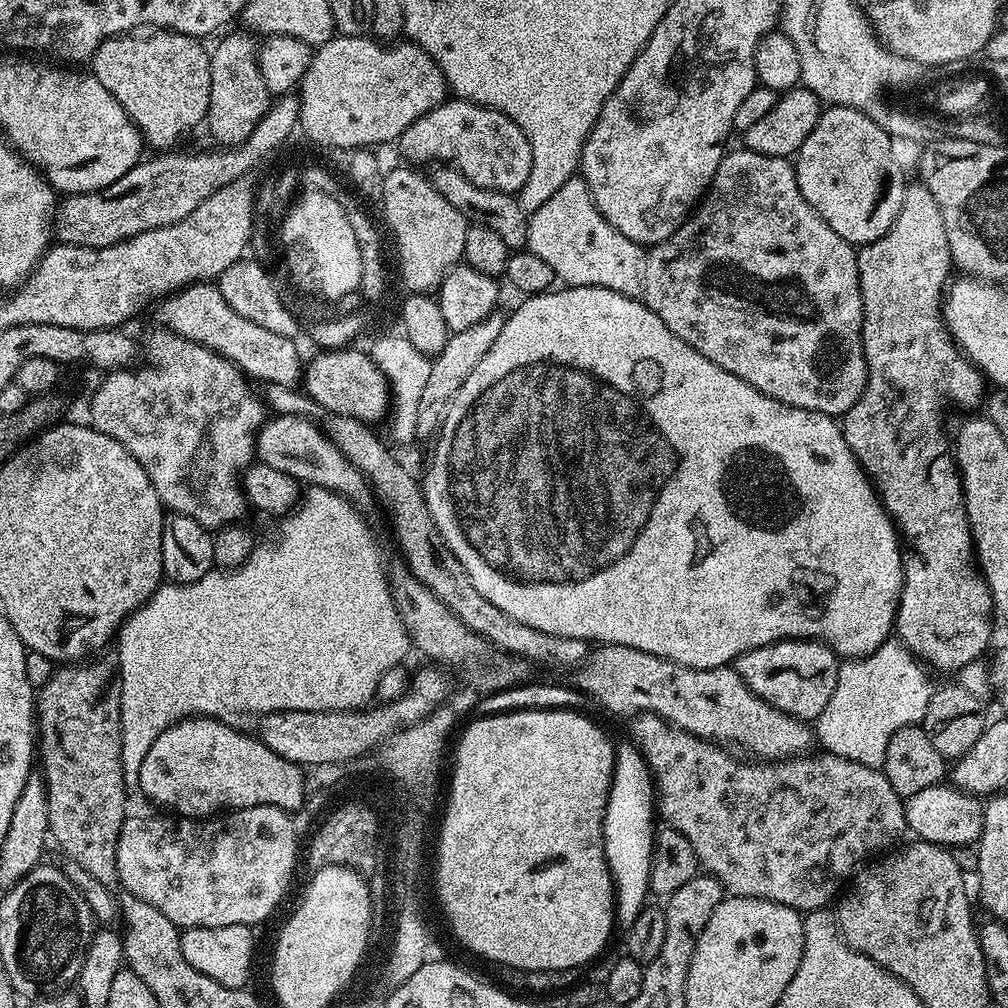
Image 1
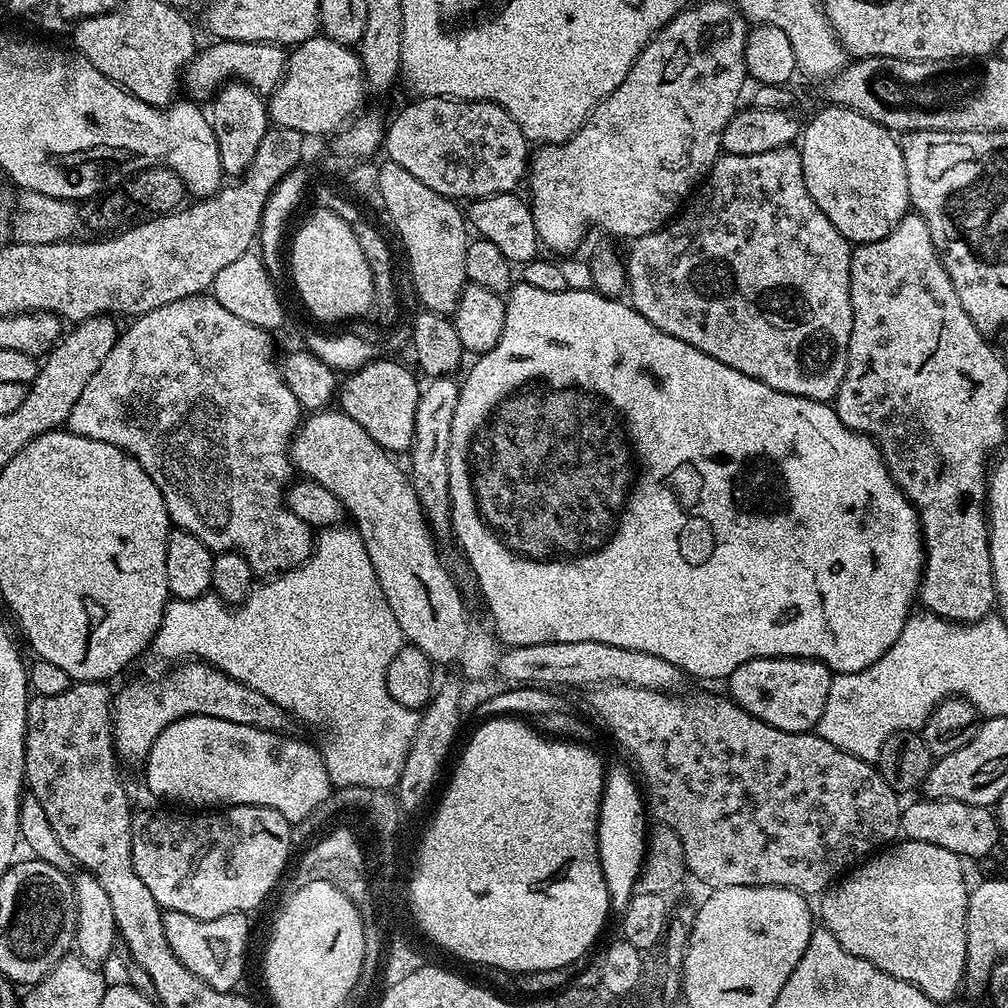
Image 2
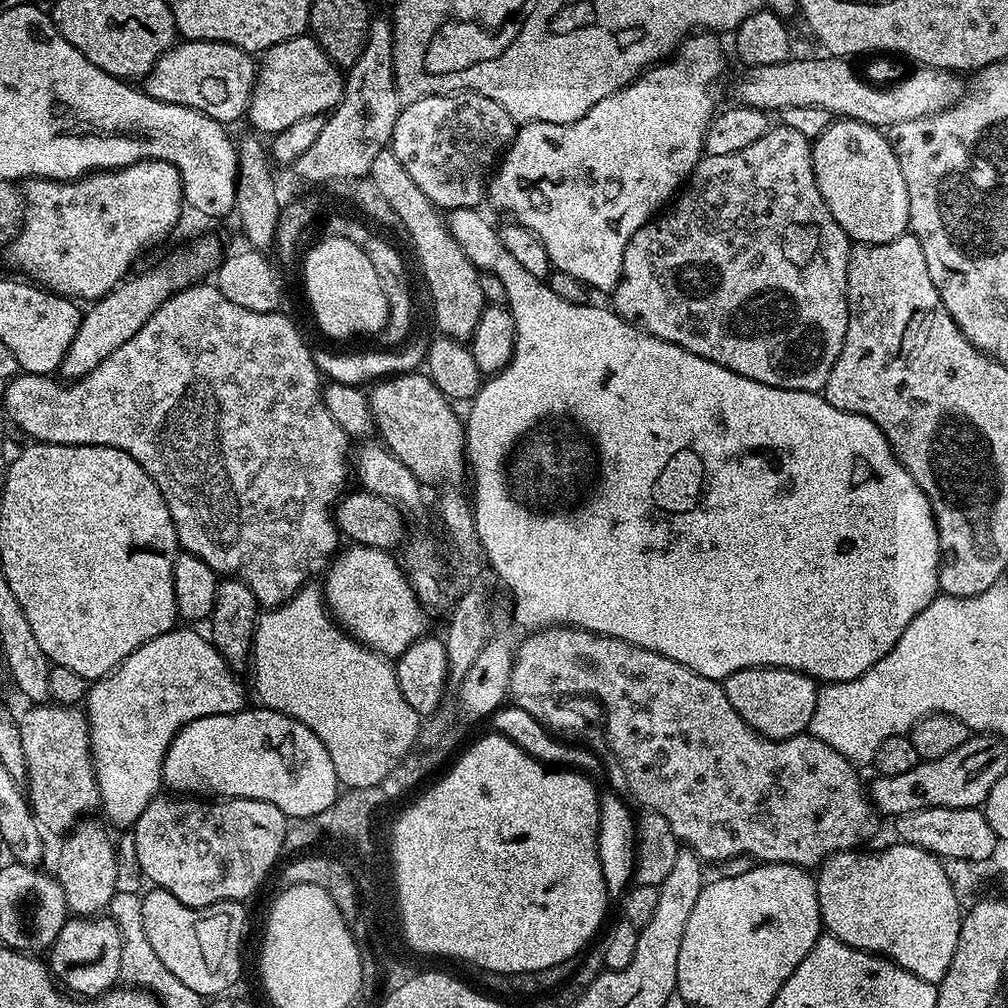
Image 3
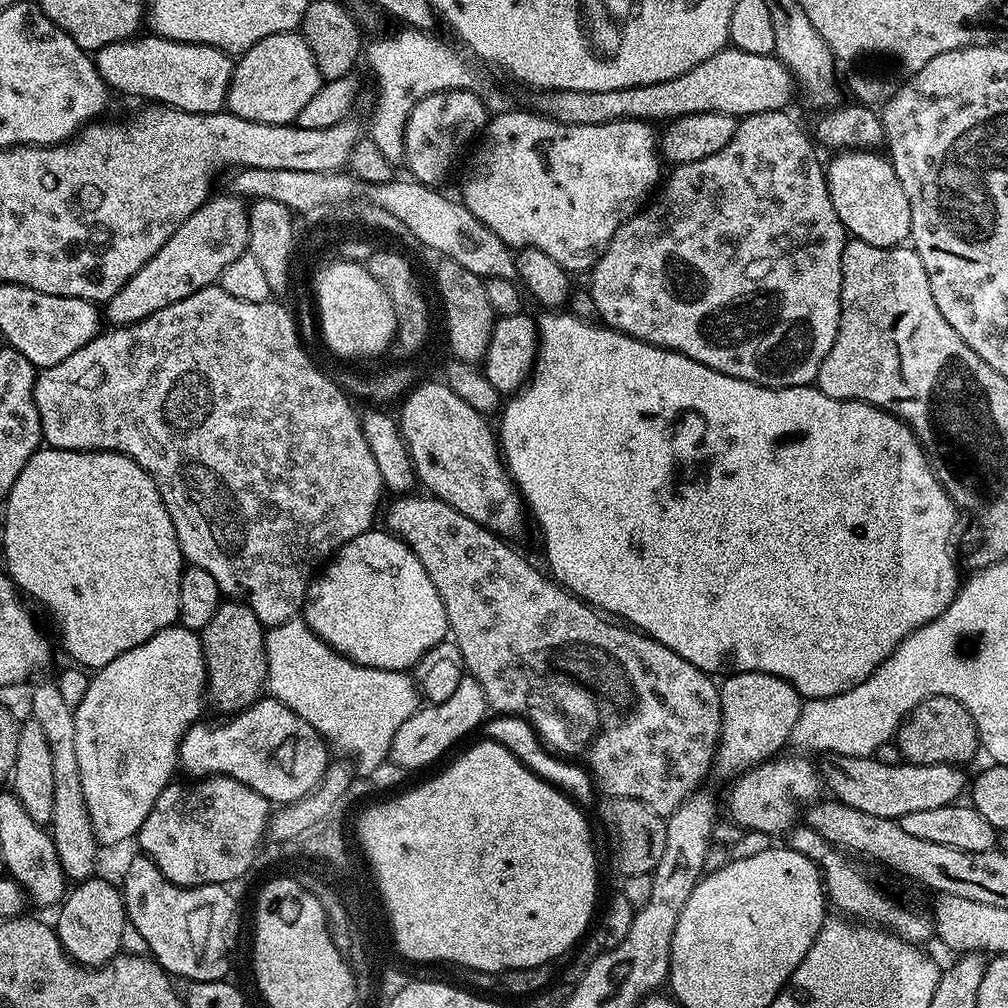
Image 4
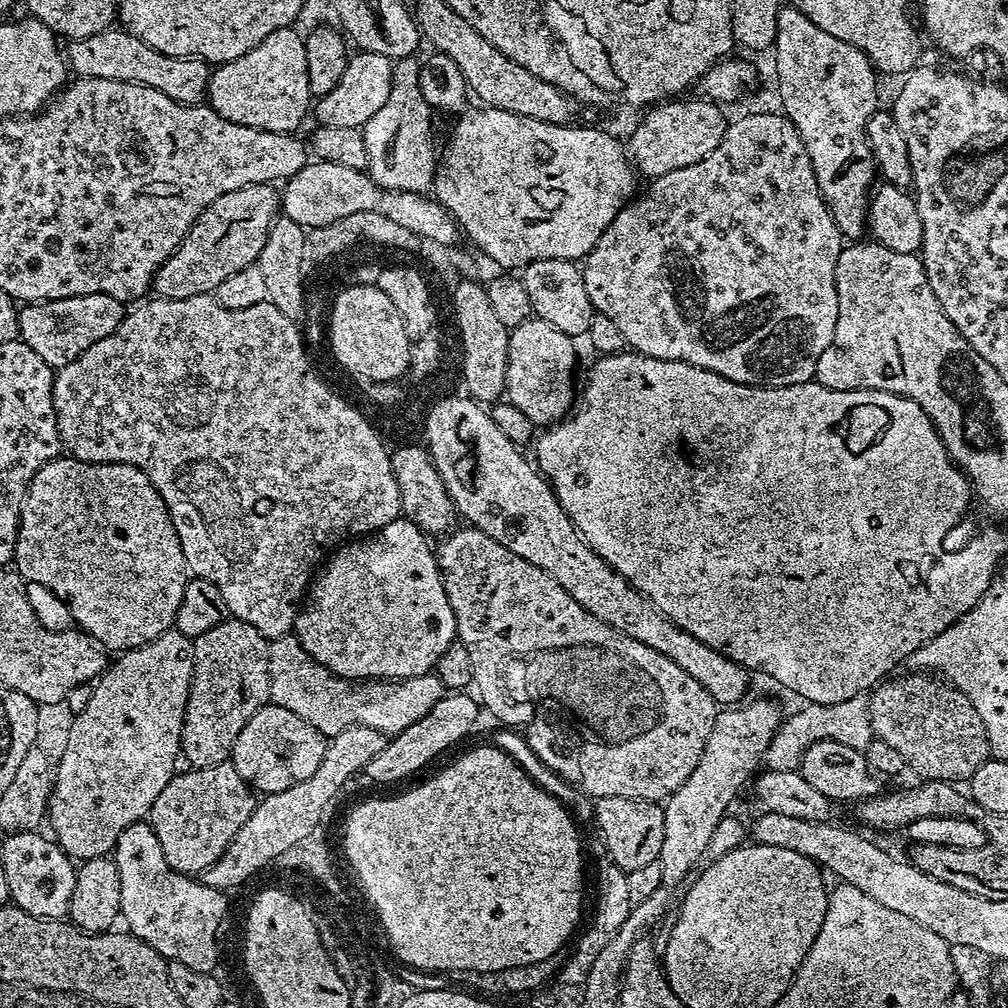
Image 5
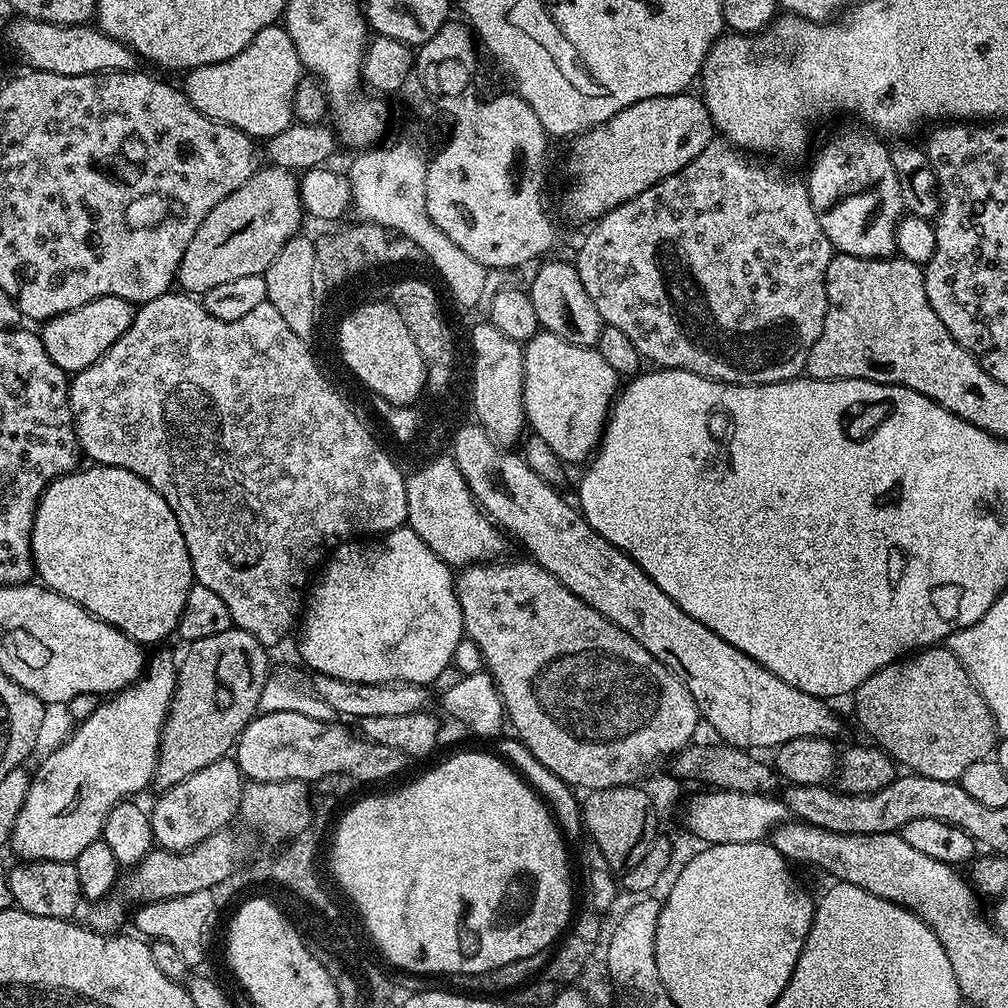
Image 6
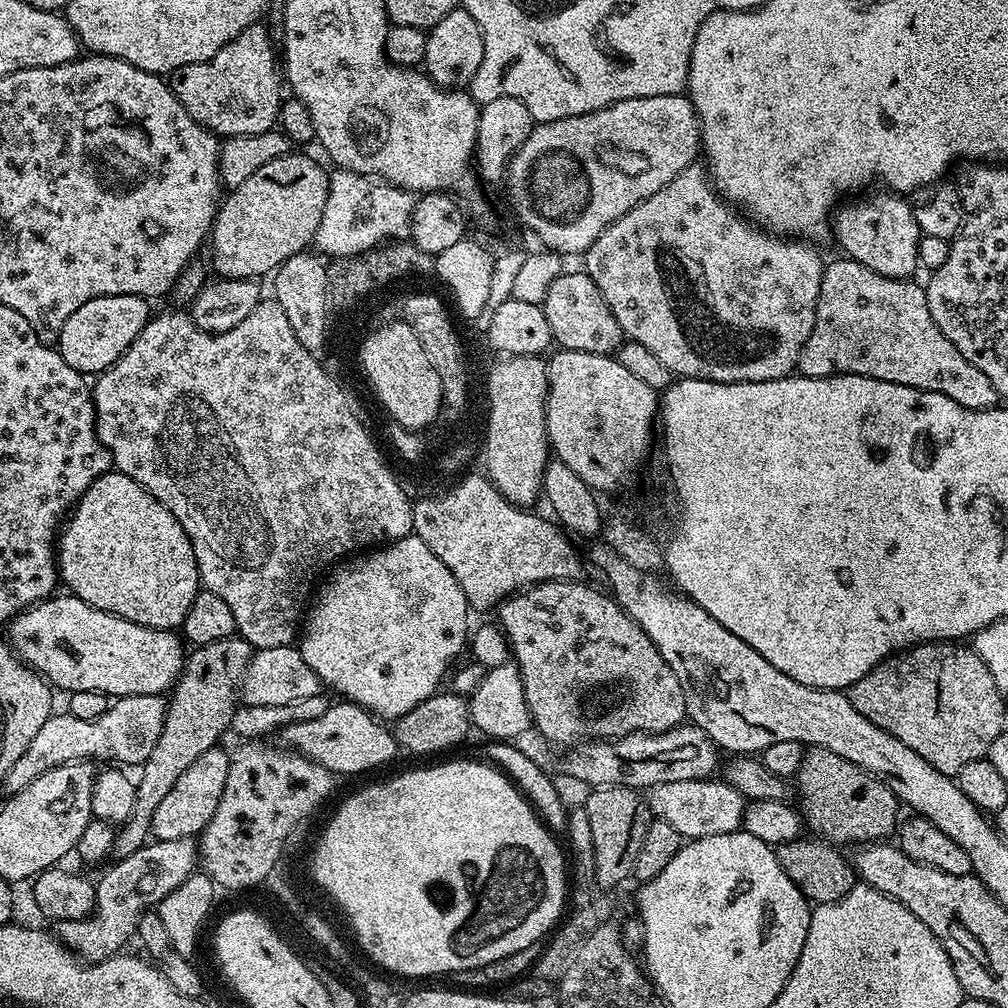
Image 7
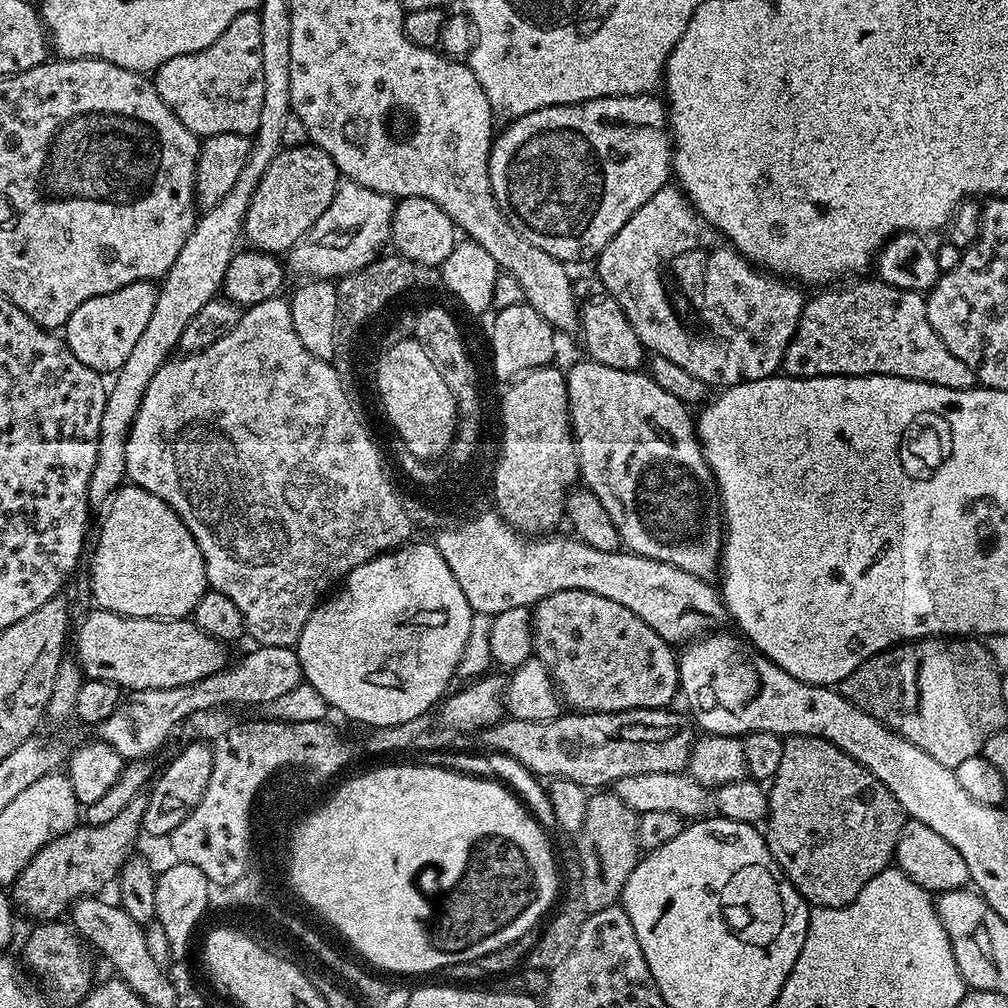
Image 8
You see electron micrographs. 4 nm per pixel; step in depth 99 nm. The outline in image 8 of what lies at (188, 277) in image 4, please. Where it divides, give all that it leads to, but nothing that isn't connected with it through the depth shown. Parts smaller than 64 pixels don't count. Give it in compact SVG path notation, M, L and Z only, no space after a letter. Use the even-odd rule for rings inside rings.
M311 142L297 148L284 148L274 162L266 166L266 174L262 174L258 190L254 190L254 198L246 210L243 239L248 239L253 249L262 252L291 252L294 245L308 233L310 226L322 218L341 183L342 177L334 166L334 158L330 158L326 150Z

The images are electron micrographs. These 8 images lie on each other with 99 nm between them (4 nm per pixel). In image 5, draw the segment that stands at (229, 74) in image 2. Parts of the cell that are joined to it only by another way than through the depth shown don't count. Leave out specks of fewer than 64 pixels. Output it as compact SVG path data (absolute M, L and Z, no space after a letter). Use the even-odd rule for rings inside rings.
M113 26L105 32L90 34L90 38L78 38L67 41L66 64L76 71L77 77L110 78L114 82L134 82L142 86L154 86L154 90L162 90L166 98L174 98L174 102L183 104L199 104L205 99L208 91L210 65L193 56L178 58L170 54L162 54L154 50L154 46L146 46L142 38L134 38L134 34Z

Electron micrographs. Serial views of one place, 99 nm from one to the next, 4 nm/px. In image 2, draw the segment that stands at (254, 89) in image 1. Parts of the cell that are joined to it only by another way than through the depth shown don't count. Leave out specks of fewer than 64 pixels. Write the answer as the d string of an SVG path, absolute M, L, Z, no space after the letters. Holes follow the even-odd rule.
M229 82L207 101L204 113L206 122L210 122L210 130L214 130L214 138L218 140L218 158L222 162L225 177L243 176L250 162L254 162L258 142L262 142L270 127L265 97L248 84Z

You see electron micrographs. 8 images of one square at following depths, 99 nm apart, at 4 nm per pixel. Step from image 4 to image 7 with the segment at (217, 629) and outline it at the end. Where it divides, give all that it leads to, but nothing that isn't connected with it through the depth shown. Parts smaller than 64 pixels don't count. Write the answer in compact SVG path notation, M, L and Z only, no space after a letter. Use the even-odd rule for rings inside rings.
M237 634L222 638L222 642L210 642L193 647L187 653L184 668L180 671L168 700L168 713L162 726L162 735L154 746L150 758L142 765L140 778L135 781L136 797L133 812L117 831L114 852L117 857L134 854L134 850L149 843L154 810L158 810L162 798L170 794L174 782L186 774L186 770L206 750L221 743L220 735L232 726L232 715L238 707L238 693L245 668L251 662L254 649L244 637Z

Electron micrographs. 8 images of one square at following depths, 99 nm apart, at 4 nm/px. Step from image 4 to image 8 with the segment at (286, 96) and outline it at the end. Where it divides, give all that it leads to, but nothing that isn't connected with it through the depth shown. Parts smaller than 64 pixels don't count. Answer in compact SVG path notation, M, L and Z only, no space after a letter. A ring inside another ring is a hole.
M259 11L238 14L226 30L222 30L222 38L206 50L198 50L194 54L182 54L178 58L170 58L154 73L154 83L162 102L174 110L178 122L186 126L194 135L201 138L214 134L242 134L251 137L258 130L258 116L262 114L262 22Z

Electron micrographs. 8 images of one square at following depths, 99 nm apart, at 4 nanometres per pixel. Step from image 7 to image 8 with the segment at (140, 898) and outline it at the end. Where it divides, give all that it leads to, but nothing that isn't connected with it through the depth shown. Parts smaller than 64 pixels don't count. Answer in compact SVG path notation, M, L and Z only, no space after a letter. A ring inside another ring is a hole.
M63 919L45 920L33 923L31 926L33 928L29 930L28 937L24 940L23 967L29 973L33 972L31 975L42 985L47 999L53 1005L79 1006L94 987L91 956L93 953L90 951L89 945L85 943L71 923L65 922Z

